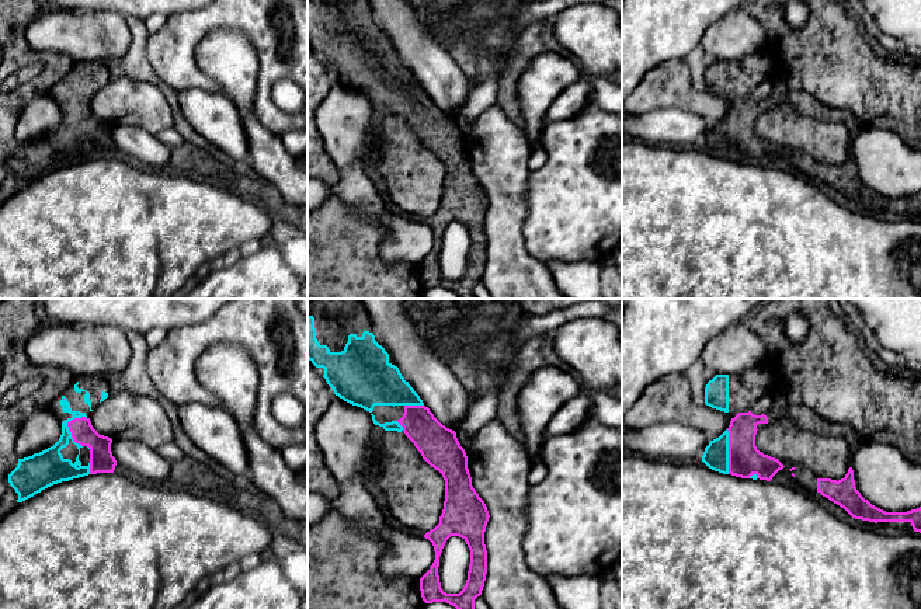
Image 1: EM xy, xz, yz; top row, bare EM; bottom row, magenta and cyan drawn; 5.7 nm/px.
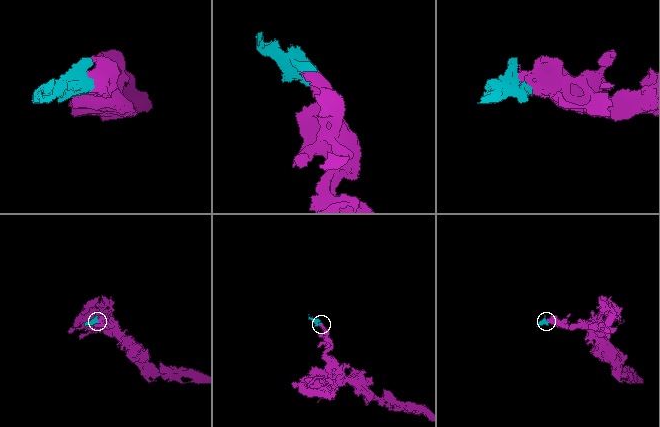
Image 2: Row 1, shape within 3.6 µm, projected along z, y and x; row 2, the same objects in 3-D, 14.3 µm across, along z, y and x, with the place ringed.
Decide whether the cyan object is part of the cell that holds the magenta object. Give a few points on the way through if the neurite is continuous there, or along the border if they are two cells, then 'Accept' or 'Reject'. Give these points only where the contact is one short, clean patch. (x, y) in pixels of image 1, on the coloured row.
Accept

